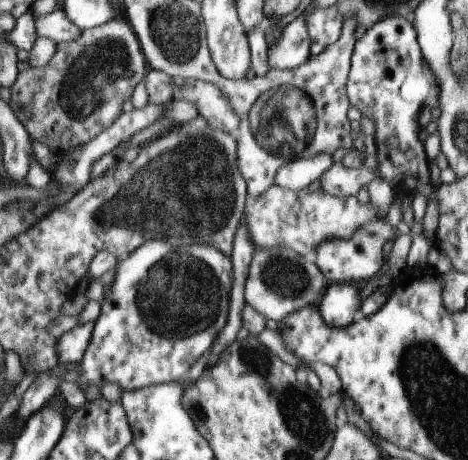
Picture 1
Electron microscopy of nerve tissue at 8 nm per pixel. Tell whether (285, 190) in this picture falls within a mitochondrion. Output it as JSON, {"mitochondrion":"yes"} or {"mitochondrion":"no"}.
{"mitochondrion":"no"}

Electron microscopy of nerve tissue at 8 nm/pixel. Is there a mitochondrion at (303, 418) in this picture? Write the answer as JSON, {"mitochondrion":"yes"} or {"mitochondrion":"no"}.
{"mitochondrion":"yes"}

